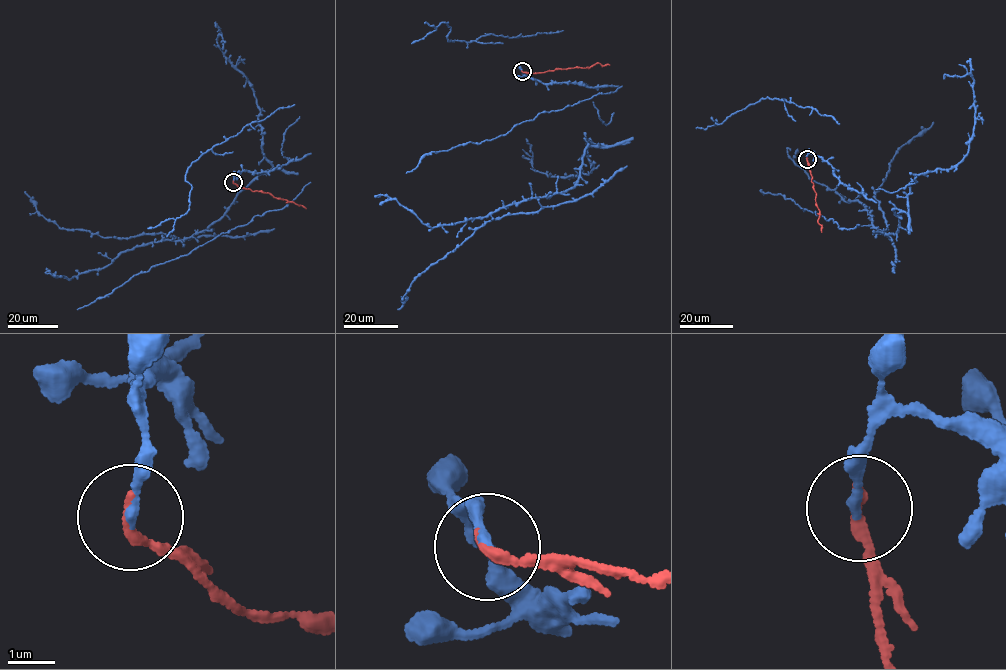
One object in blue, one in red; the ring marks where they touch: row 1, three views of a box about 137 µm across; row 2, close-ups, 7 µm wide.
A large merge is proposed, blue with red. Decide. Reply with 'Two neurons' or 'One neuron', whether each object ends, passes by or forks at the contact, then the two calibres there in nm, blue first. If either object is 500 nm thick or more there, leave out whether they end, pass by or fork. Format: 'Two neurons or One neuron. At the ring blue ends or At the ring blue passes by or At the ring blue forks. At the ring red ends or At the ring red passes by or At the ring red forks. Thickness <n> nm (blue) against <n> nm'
Two neurons. At the ring blue ends. At the ring red ends. Thickness 190 nm (blue) against 240 nm

